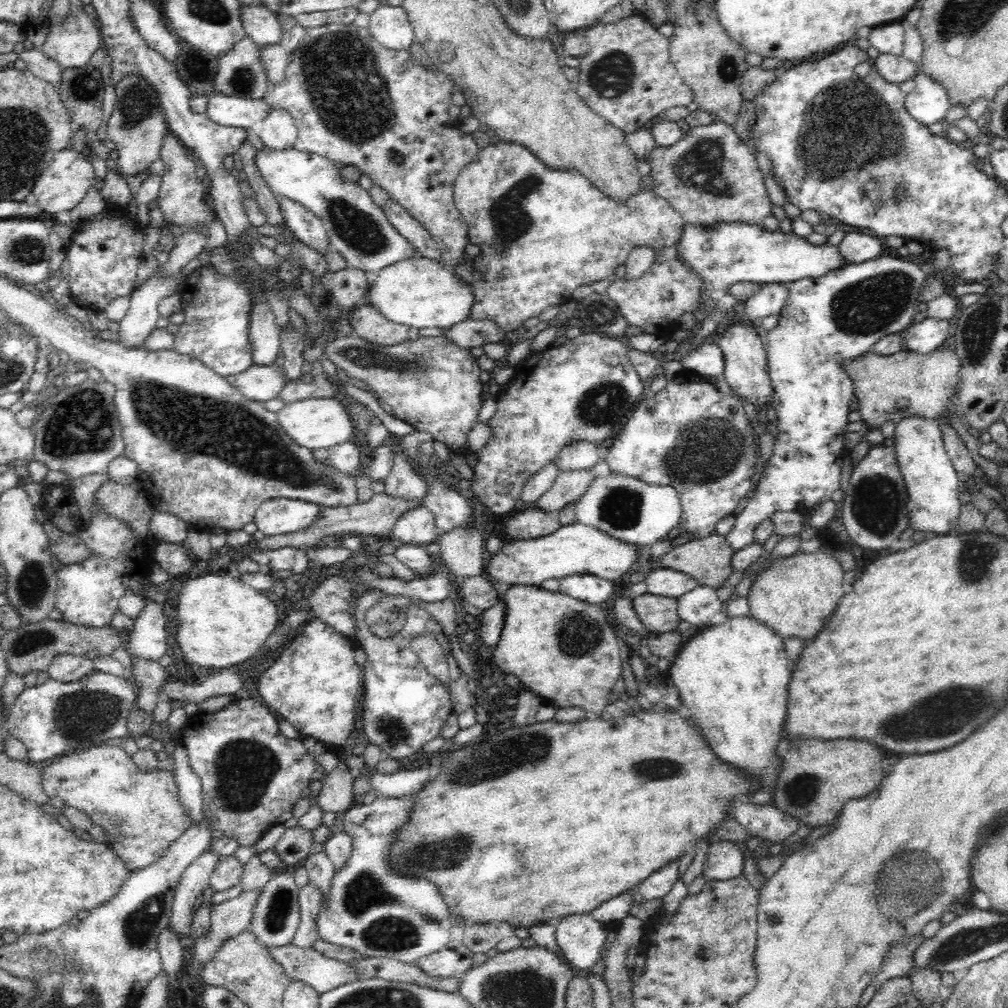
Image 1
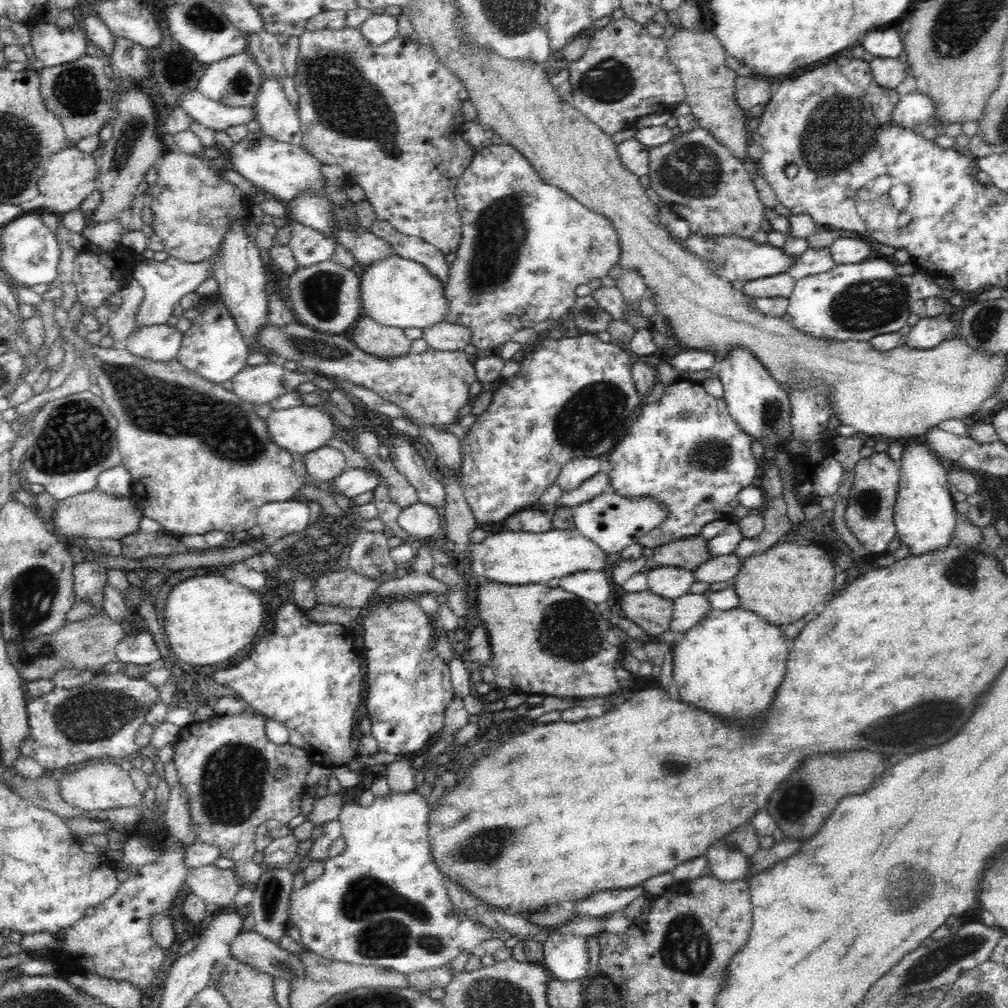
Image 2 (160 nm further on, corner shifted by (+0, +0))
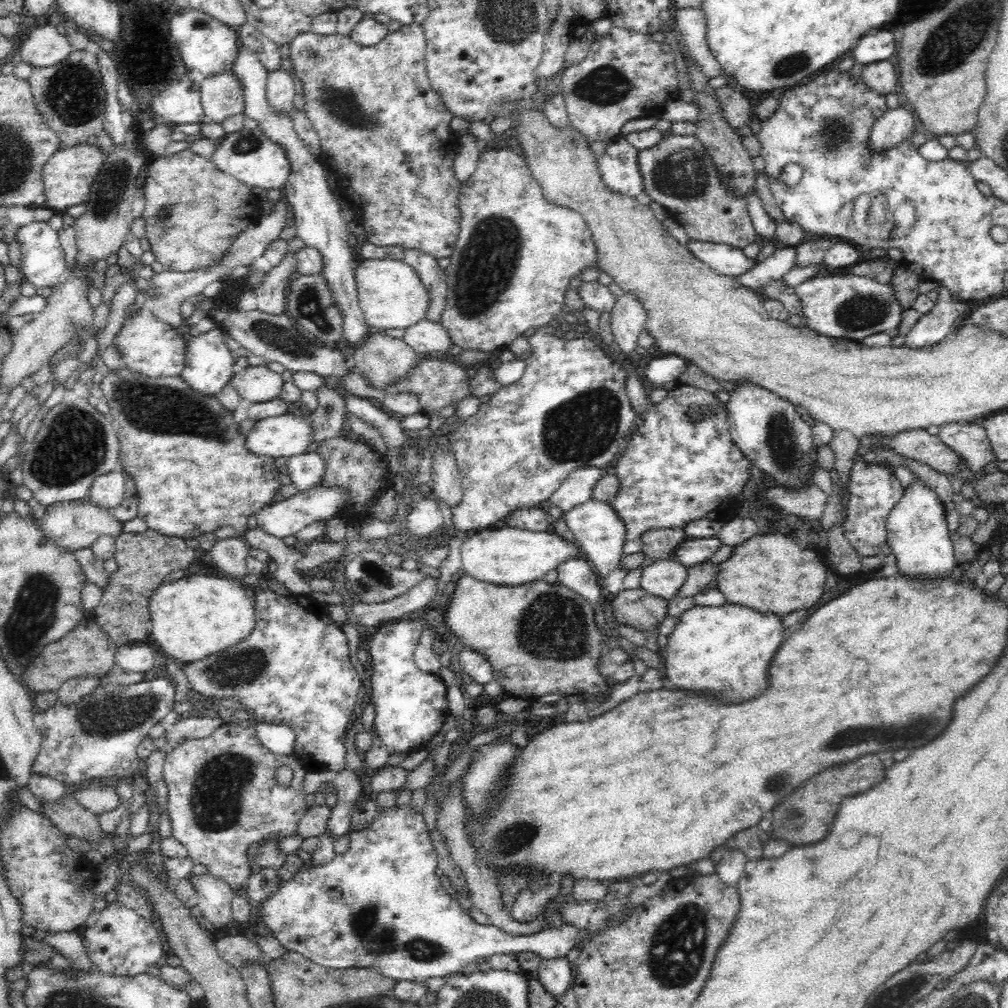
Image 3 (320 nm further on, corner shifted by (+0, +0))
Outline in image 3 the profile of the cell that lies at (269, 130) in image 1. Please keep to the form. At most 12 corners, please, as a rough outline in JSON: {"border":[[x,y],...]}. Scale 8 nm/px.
{"border":[[282,68],[269,73],[266,99],[276,113],[290,113],[294,75]]}

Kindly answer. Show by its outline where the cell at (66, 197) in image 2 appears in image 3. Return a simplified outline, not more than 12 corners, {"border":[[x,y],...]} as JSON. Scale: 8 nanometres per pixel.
{"border":[[61,147],[43,171],[44,205],[85,203],[106,154]]}

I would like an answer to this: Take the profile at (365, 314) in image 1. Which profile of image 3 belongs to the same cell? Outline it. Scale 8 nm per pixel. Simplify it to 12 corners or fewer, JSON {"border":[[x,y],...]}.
{"border":[[383,330],[353,348],[354,372],[388,391],[413,370],[419,353]]}

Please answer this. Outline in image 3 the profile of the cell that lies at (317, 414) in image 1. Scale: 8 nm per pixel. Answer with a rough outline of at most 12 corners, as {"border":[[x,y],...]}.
{"border":[[289,413],[256,421],[246,449],[274,459],[302,455],[312,423]]}

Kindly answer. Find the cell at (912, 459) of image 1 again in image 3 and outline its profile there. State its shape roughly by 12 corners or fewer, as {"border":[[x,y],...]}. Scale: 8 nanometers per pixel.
{"border":[[919,479],[887,519],[898,573],[957,568],[945,504]]}

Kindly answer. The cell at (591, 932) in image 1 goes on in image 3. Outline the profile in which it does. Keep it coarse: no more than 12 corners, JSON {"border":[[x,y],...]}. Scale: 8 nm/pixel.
{"border":[[566,956],[544,958],[533,977],[554,997],[573,986]]}

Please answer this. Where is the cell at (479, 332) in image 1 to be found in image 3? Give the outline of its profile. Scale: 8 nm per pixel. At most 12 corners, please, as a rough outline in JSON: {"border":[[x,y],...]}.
{"border":[[425,318],[401,339],[419,354],[444,354],[454,345],[441,322]]}

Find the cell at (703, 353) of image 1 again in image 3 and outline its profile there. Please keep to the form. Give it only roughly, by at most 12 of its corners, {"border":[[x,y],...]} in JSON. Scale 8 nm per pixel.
{"border":[[675,354],[646,363],[644,376],[653,390],[677,382],[690,365]]}

